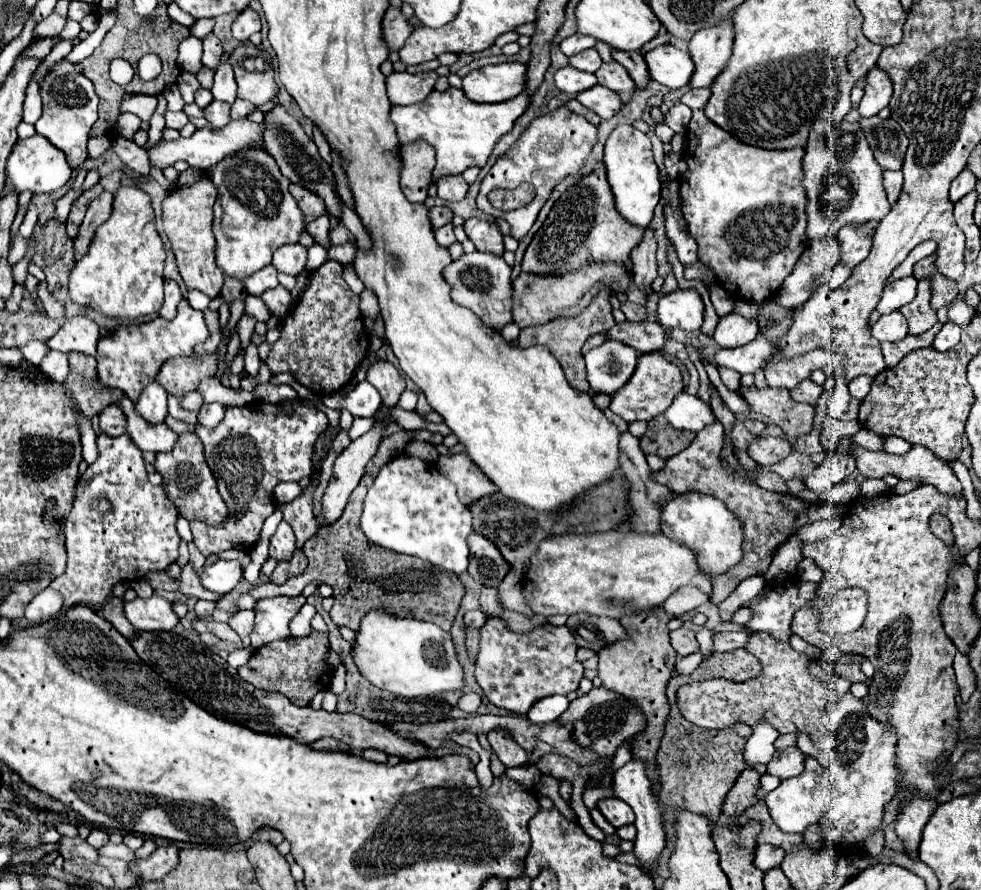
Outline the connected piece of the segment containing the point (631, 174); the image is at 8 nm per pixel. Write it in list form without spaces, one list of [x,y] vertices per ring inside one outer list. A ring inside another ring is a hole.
[[[617,126],[605,144],[605,166],[607,166],[607,180],[611,192],[615,196],[617,212],[629,222],[639,228],[647,228],[653,220],[653,210],[659,202],[659,170],[653,162],[651,140],[647,134],[635,130],[633,126]]]

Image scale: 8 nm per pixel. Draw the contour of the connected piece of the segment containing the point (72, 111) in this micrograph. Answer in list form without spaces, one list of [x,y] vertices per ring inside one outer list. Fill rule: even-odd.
[[[49,72],[41,82],[41,98],[43,98],[43,116],[35,122],[37,134],[45,136],[55,148],[63,150],[67,162],[73,170],[81,168],[87,160],[87,140],[89,130],[97,122],[97,106],[99,98],[91,80],[87,80],[81,72]]]

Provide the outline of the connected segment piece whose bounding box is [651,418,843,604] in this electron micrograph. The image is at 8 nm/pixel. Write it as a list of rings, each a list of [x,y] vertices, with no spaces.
[[[715,418],[713,424],[709,424],[701,432],[697,432],[697,438],[693,440],[693,444],[689,448],[667,458],[665,466],[659,472],[651,472],[653,482],[665,484],[675,494],[701,492],[701,494],[709,494],[709,496],[719,498],[743,522],[743,532],[745,532],[743,560],[727,574],[715,576],[711,580],[713,582],[711,602],[715,602],[715,604],[723,602],[741,580],[755,576],[755,574],[765,574],[771,560],[773,560],[773,552],[777,550],[777,546],[781,546],[789,538],[789,534],[797,532],[803,524],[809,524],[815,520],[837,518],[843,512],[843,506],[835,506],[835,504],[819,504],[817,506],[817,504],[803,502],[791,494],[771,494],[769,490],[763,490],[755,484],[749,484],[745,478],[735,476],[721,466],[721,462],[719,462],[721,448],[723,448],[723,426]]]

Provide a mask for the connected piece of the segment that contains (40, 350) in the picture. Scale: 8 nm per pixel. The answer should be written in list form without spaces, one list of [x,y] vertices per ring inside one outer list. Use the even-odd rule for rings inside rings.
[[[29,340],[27,344],[23,346],[17,346],[17,350],[23,354],[23,358],[35,366],[39,366],[43,362],[43,358],[51,352],[51,348],[47,348],[45,342],[39,342],[39,340]]]

